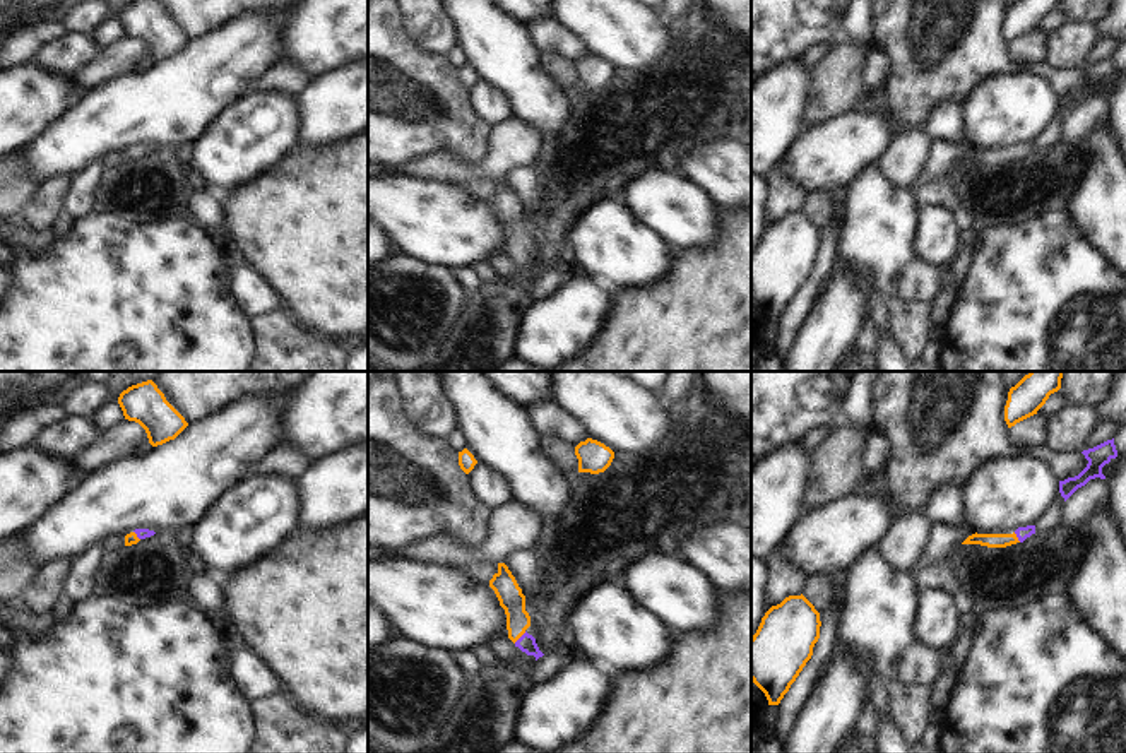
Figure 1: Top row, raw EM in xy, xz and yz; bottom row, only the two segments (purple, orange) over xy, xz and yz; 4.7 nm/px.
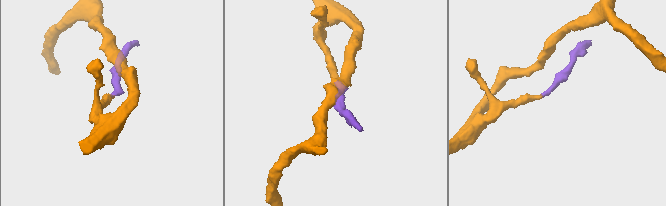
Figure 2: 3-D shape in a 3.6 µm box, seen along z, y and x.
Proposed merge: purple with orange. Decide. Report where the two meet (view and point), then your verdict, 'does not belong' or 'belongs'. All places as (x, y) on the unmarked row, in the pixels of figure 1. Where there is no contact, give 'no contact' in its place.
xz (521, 254) | belongs

